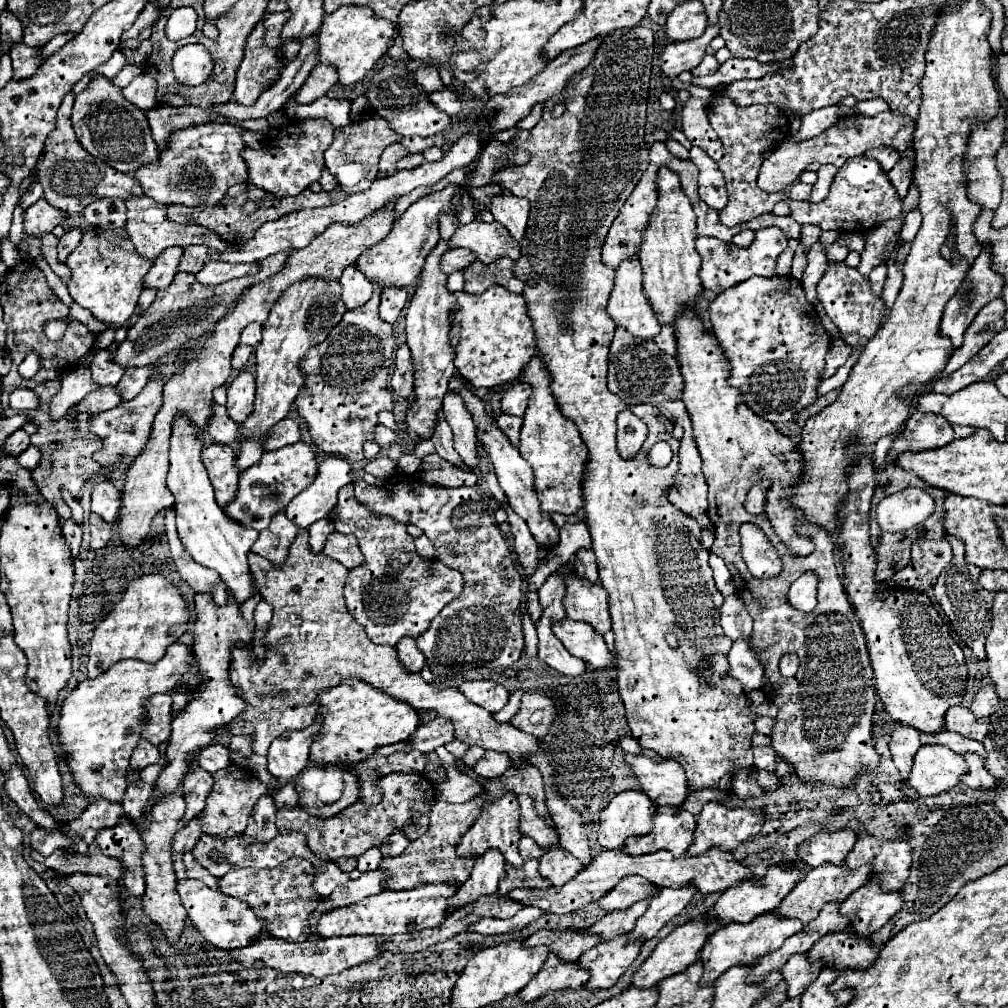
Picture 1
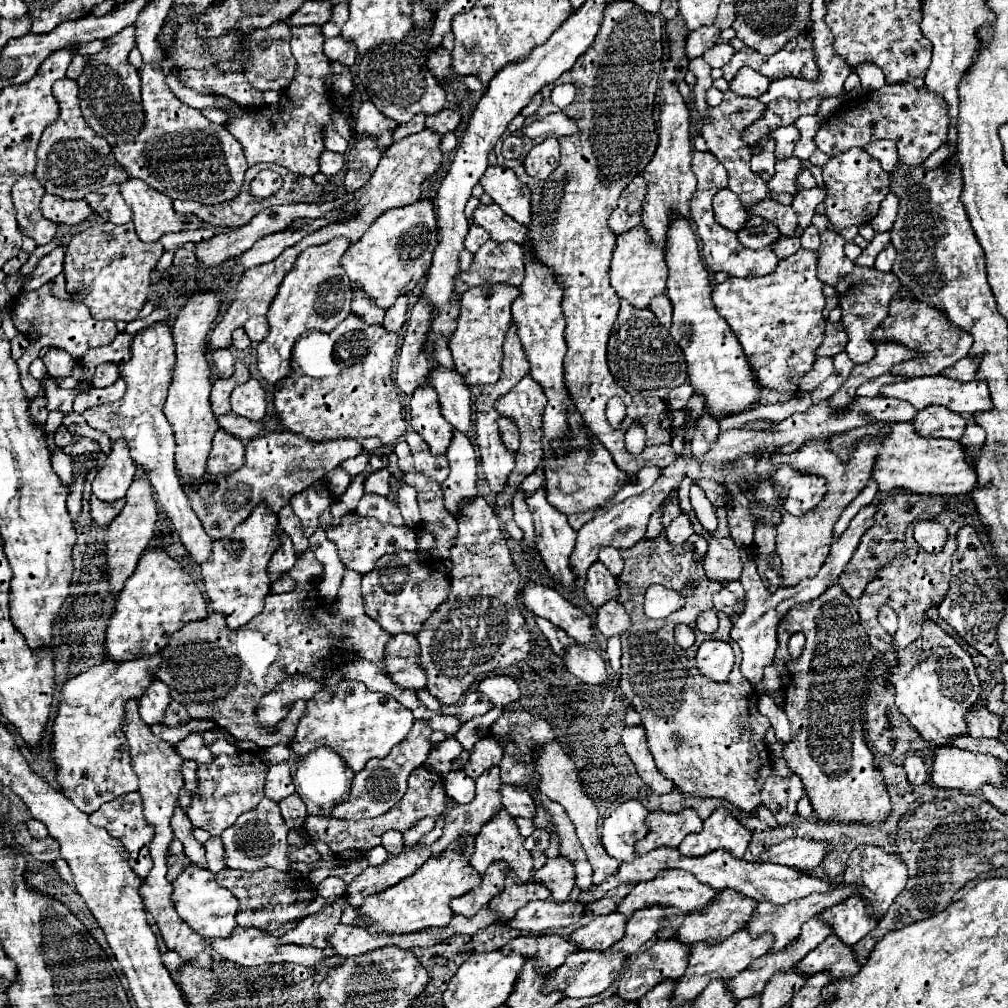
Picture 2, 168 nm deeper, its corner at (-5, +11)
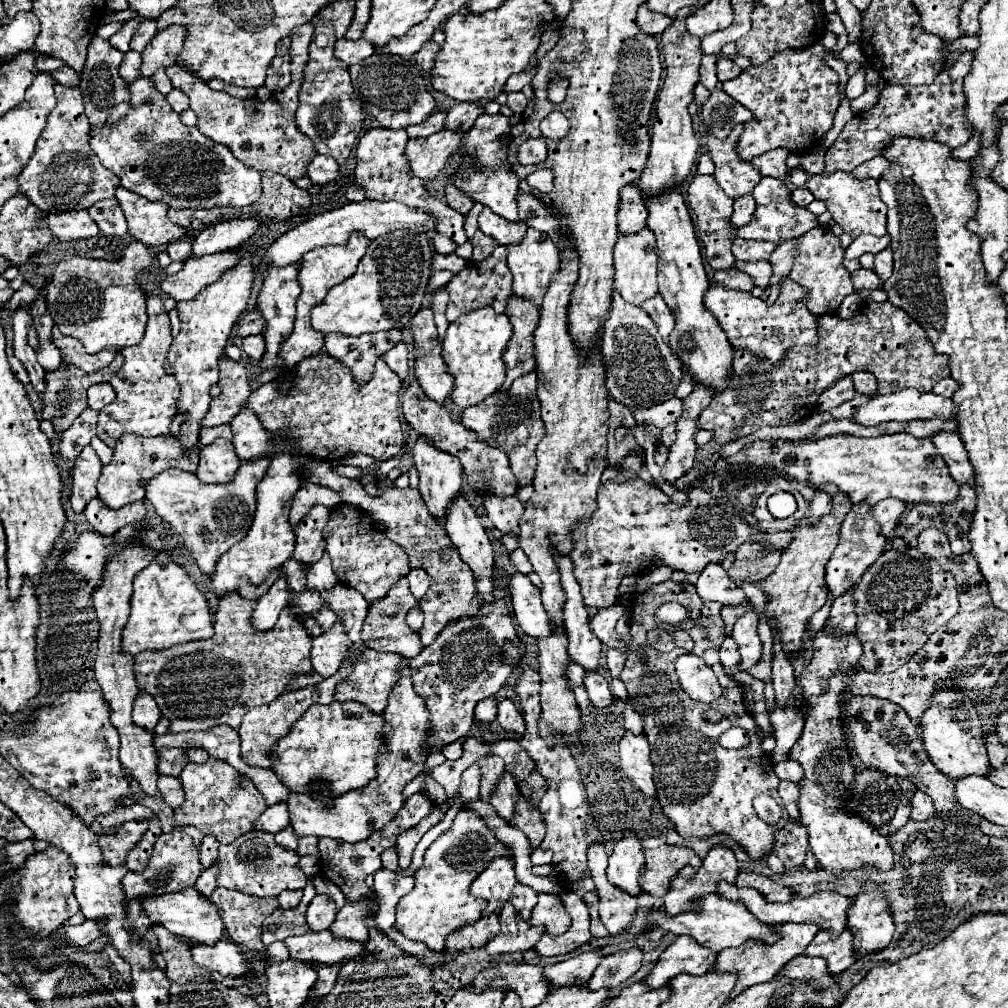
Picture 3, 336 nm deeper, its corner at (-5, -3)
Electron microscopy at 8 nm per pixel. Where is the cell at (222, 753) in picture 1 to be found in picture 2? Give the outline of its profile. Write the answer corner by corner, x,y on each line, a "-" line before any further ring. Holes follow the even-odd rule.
189,734
185,740
181,740
175,746
175,750
181,754
183,760
195,760
195,762
201,762
201,764
213,762
211,750
209,750
209,746
203,744
201,734

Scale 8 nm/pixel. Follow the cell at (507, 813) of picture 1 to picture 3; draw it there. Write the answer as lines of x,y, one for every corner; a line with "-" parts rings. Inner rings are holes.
495,856
487,868
473,880
471,894
487,900
483,916
499,912
505,900
511,900
515,910
529,920
533,904
537,904
537,894
531,886
521,884
515,878
515,864
511,856

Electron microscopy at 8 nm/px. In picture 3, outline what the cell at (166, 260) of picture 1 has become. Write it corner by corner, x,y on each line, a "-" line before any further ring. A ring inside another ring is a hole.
235,218
235,220
225,220
215,226
209,226
193,240
191,258
237,248
247,238
251,238
257,228
259,228
259,222
253,218

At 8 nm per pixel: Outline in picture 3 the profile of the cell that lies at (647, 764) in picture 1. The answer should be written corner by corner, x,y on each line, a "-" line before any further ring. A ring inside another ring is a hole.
625,732
619,742
619,756
621,756
621,768
625,776
645,794
655,796
657,788
653,782
653,764
649,756
649,744
645,736
635,736
631,732

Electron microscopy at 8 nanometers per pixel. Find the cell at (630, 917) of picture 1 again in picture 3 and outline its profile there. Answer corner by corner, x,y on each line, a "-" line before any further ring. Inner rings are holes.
591,948
579,956
563,960
563,962
547,964
545,976
551,980
553,988
559,988
559,986
565,986
571,982
585,984
593,976
593,970
601,962
601,958
603,958
601,948

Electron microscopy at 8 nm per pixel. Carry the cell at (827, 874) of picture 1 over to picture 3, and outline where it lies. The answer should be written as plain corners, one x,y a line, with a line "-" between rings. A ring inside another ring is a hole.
775,924
773,926
775,934
779,936
777,942
773,944
765,944
763,940
745,940
741,946
737,948
725,948
717,954
717,964
715,970
719,972
737,972
739,980
737,980
737,988
733,988
733,996
737,996
741,990
745,990
747,986
755,986
755,984
763,984
769,982
771,978
775,978
775,974
793,958
805,952
805,948
809,946
809,942
813,940
813,936
819,932
817,924

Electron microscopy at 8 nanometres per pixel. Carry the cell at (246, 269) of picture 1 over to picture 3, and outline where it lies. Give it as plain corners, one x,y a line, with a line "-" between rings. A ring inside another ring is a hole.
365,200
365,202
349,202
343,208
319,214
295,228
291,228
289,232
285,232
281,238
277,238
265,256
267,266
275,266
275,268
285,268
289,264
295,264
301,260
301,256
317,246
329,246
329,244
345,244
349,240
349,236
353,232
363,232
369,240
389,234
393,230
399,228
407,228
407,230
415,230
415,232
429,232
435,228
433,216
417,210
417,208
409,208
401,202
379,202
379,200

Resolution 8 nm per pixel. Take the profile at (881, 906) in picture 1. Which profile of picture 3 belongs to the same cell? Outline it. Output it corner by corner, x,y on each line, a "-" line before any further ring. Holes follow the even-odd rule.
845,928
837,938
831,938
829,930
819,930
813,942
807,946
805,954
821,956
827,960
829,972
839,974
855,964
855,946
853,946
853,932

